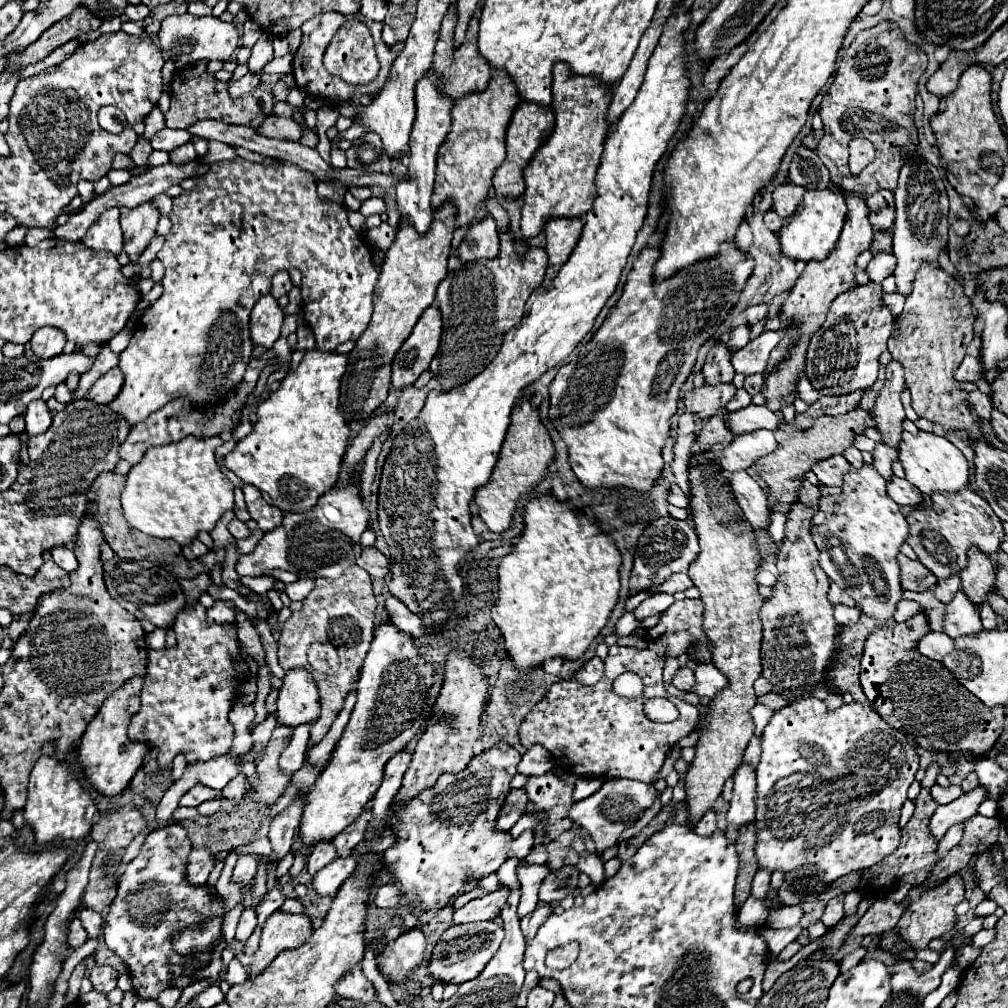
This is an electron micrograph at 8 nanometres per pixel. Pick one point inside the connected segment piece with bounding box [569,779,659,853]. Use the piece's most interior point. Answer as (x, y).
(621, 802)

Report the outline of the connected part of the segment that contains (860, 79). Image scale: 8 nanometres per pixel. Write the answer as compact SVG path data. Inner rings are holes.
M881 21L879 25L865 29L855 37L855 41L849 47L849 53L843 57L843 61L837 67L831 87L823 95L823 101L819 107L819 115L823 119L823 137L817 143L817 155L823 161L823 165L829 169L831 181L843 191L855 191L861 195L871 195L879 189L893 191L897 187L897 175L901 165L905 163L905 155L913 153L917 147L917 127L913 123L915 95L917 95L917 81L927 67L927 59L919 57L917 63L911 63L907 61L911 53L919 53L919 47L911 45L895 23ZM853 137L865 137L875 147L875 159L855 179L851 177L847 167L847 159L849 159L847 143Z

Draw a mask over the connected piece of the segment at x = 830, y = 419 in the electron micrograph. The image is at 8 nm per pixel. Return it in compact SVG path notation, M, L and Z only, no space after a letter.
M859 405L855 409L851 409L849 413L843 415L821 415L815 419L813 427L805 429L805 431L794 431L793 427L787 423L781 423L781 427L774 431L777 439L777 449L761 459L755 461L755 471L757 475L769 485L771 495L769 495L769 503L771 507L789 507L791 503L797 501L797 489L801 485L801 479L805 475L805 471L809 471L817 461L831 457L835 453L843 453L851 441L853 435L863 433L863 429L873 427L875 425L875 417L873 411L869 409L861 409Z

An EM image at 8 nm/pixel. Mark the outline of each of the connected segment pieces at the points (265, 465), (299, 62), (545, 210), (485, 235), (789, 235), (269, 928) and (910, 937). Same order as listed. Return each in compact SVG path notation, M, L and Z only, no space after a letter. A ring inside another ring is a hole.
M307 351L299 367L257 407L253 431L223 457L227 469L265 491L281 511L309 513L317 499L339 479L339 463L349 439L349 427L337 409L345 367L347 355Z
M323 13L323 15L319 15L319 17L311 17L311 21L305 21L305 23L301 25L303 41L301 41L299 49L297 49L297 53L293 55L293 77L295 77L297 87L299 87L303 93L307 93L309 97L315 97L315 99L319 97L321 103L335 105L335 107L339 107L341 101L349 101L349 99L353 99L353 97L357 97L357 95L367 95L369 99L375 99L375 95L377 95L377 93L383 89L383 85L385 85L385 79L387 79L387 75L389 75L389 69L391 69L391 63L393 63L395 55L403 49L403 41L397 41L393 47L389 47L389 45L381 39L381 27L383 27L383 23L375 23L375 21L367 19L367 17L363 17L361 13L357 13L357 15L351 17L351 19L357 19L357 21L365 23L365 25L371 29L373 39L375 39L375 49L377 49L377 57L379 57L381 69L379 69L377 79L371 81L371 83L367 83L367 85L347 85L347 83L339 81L337 77L333 77L331 73L327 73L327 69L323 67L323 61L321 61L321 59L323 59L323 53L325 53L327 45L329 45L331 39L333 39L333 35L337 33L337 29L339 29L347 19L349 19L349 17L343 17L343 15L339 15L339 13Z
M555 63L553 67L553 103L555 127L547 143L543 143L529 165L523 171L523 217L521 233L525 239L543 231L551 217L583 217L591 209L595 197L595 171L599 167L603 141L607 133L607 105L611 101L611 89L607 89L595 77L581 77L571 73L567 63Z
M485 217L465 231L459 245L459 259L463 263L475 259L495 259L499 255L499 229L493 217Z
M841 189L807 191L803 197L803 205L799 205L797 213L793 217L789 217L789 221L779 231L781 253L791 259L801 259L801 261L825 259L833 251L833 247L839 239L845 215L847 215L847 207L845 207L845 199L843 199Z
M275 911L263 927L261 935L261 945L255 955L245 955L239 953L237 945L233 945L235 955L243 963L243 967L249 973L247 981L253 981L263 969L283 951L283 949L293 949L305 943L311 935L311 919L307 915L287 915L281 911Z
M951 875L941 885L925 892L921 886L914 886L914 895L911 895L909 903L905 903L907 909L905 909L903 917L897 921L895 931L913 949L925 949L931 939L941 937L955 927L955 905L961 903L963 899L965 899L965 887L963 887L963 879L959 875Z

